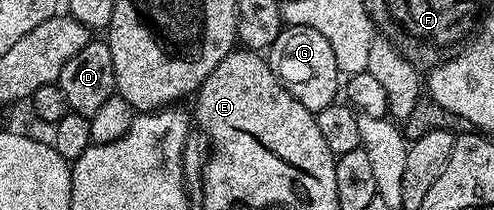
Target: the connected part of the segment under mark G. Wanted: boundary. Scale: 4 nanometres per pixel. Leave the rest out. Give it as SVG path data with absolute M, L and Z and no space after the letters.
M305 26L284 27L270 47L269 60L272 71L289 95L310 113L320 113L325 107L336 104L338 97L335 96L341 93L341 74L333 48L320 32Z

